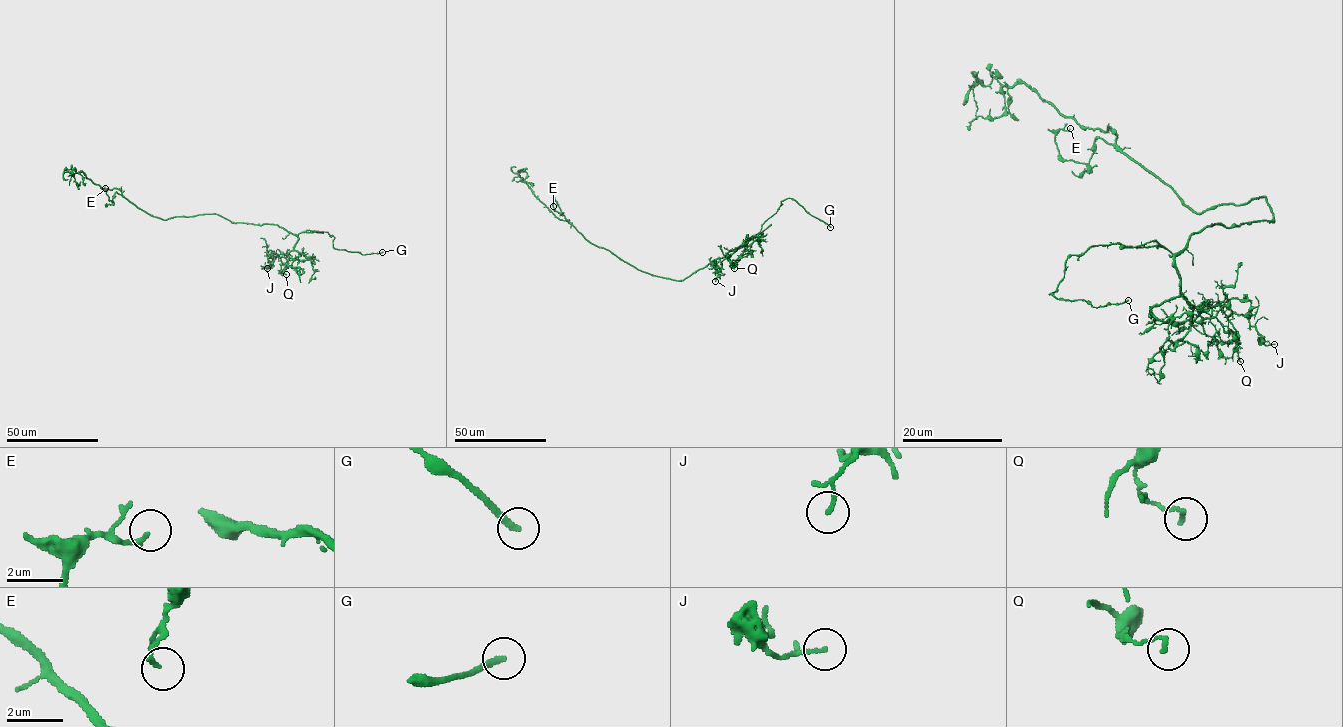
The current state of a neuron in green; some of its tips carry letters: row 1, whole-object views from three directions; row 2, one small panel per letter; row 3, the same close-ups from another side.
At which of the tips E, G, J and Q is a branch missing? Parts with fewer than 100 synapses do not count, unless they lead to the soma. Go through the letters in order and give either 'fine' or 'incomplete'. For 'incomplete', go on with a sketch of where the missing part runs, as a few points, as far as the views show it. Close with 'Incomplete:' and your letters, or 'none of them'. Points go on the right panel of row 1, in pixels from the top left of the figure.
E: fine
G: incomplete; course (1128, 300), (1153, 295), (1176, 276), (1171, 276)
J: fine
Q: fine
Incomplete: G

